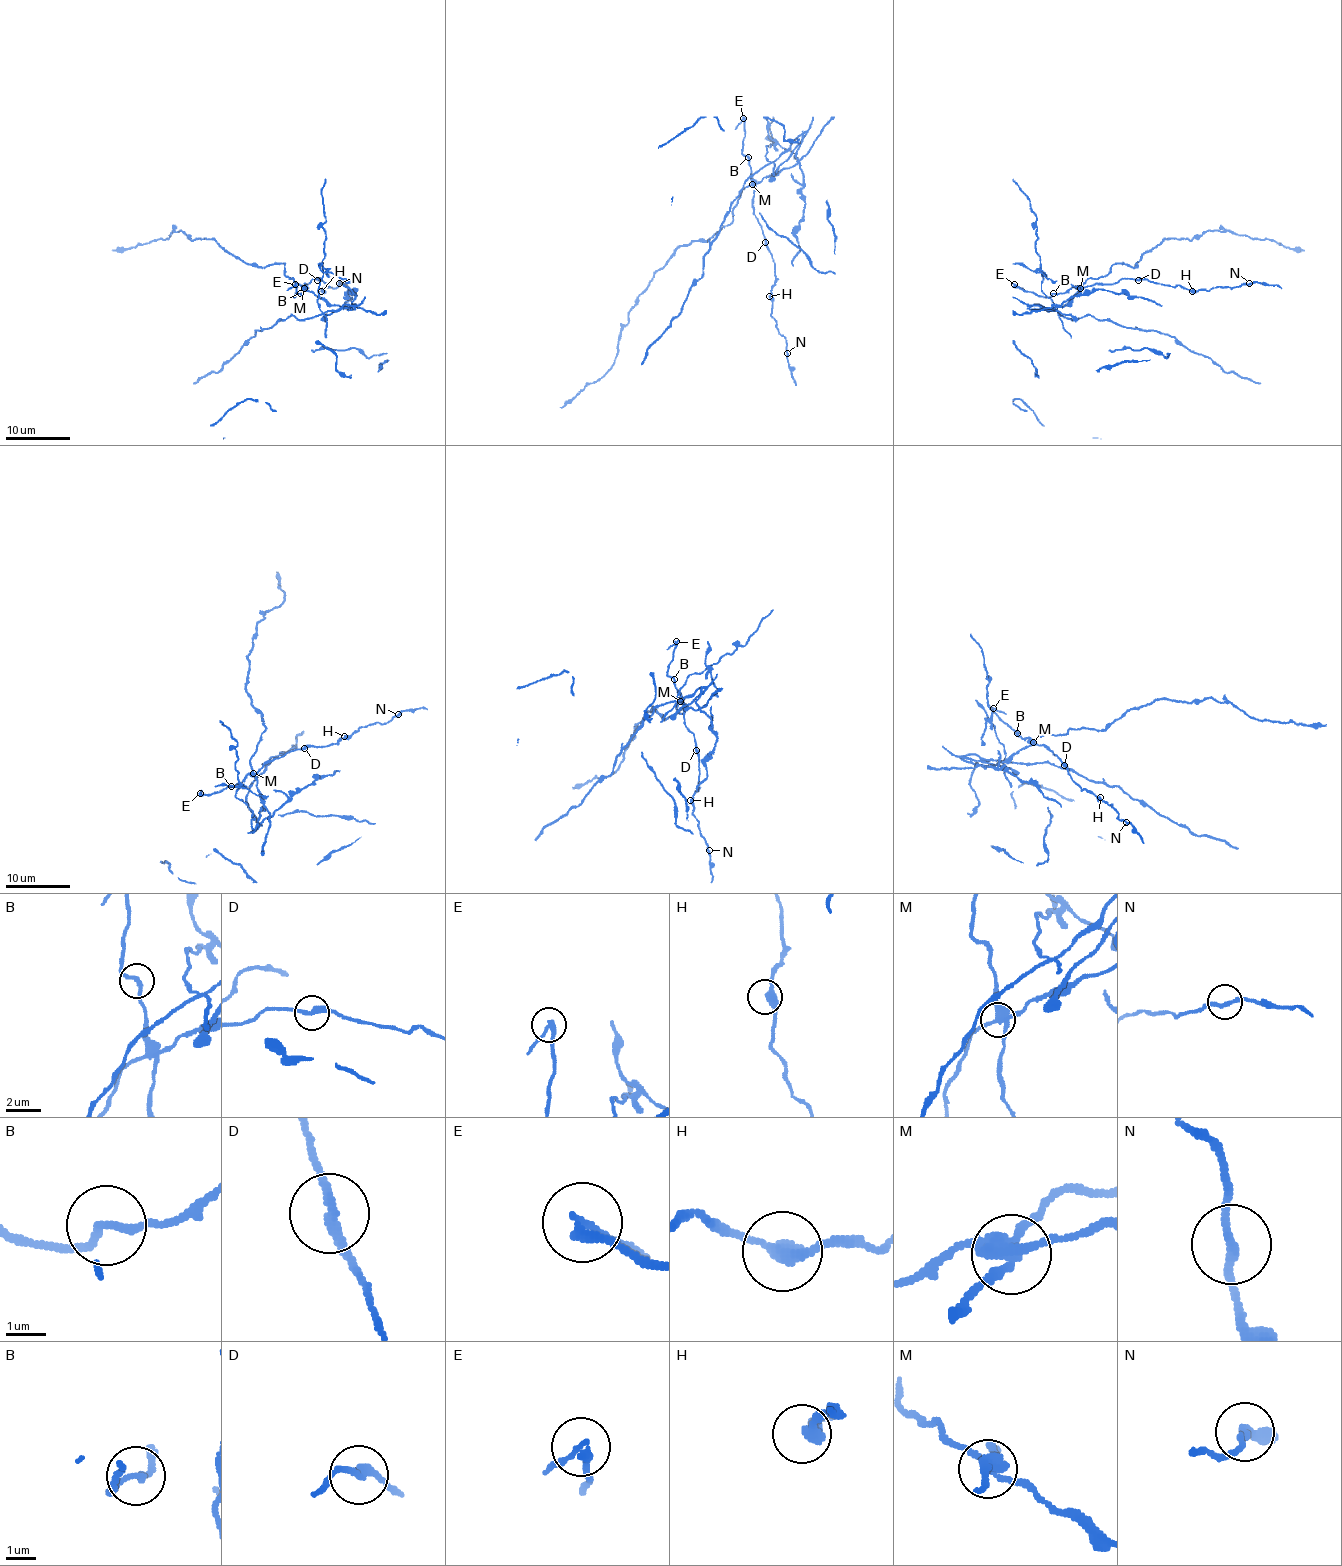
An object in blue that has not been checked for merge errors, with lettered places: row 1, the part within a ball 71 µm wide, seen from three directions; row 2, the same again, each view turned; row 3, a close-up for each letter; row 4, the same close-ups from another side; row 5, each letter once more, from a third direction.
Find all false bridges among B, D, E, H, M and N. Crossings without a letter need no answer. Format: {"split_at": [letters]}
{"split_at": ["E", "M"]}

